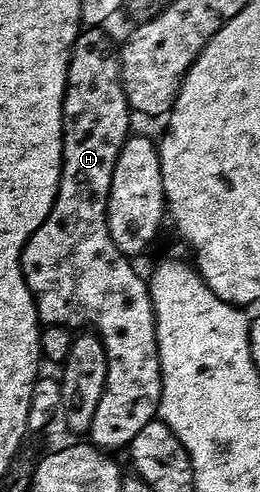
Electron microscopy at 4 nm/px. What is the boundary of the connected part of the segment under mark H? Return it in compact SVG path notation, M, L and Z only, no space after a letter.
M103 28L80 29L75 38L75 48L71 51L71 63L67 66L67 91L63 97L63 169L59 172L59 191L53 200L53 208L49 216L29 236L29 240L23 246L23 255L19 263L23 266L23 279L27 281L27 287L31 289L31 295L35 298L35 307L39 313L39 320L43 326L65 326L68 328L90 328L99 335L103 347L107 353L107 379L105 388L101 392L101 400L95 409L95 415L91 421L89 438L94 445L100 448L112 448L111 446L126 447L129 442L129 429L127 430L127 410L151 410L157 406L157 375L159 373L159 345L155 335L155 309L151 303L151 292L148 283L134 270L132 259L115 247L109 236L107 227L107 197L113 180L113 168L117 164L117 156L121 152L124 142L129 137L127 125L133 119L132 111L127 104L127 97L123 91L123 85L119 82L119 59L117 57L116 43L111 43L109 35Z

